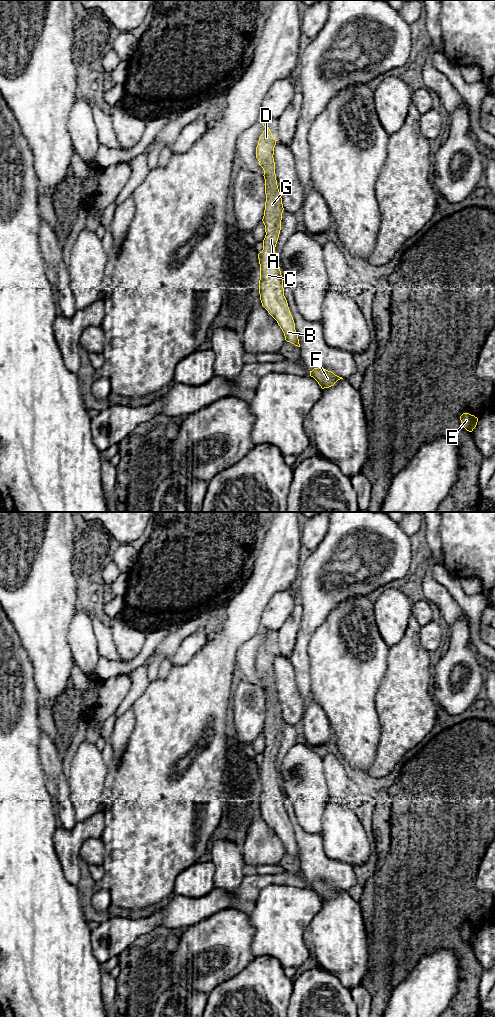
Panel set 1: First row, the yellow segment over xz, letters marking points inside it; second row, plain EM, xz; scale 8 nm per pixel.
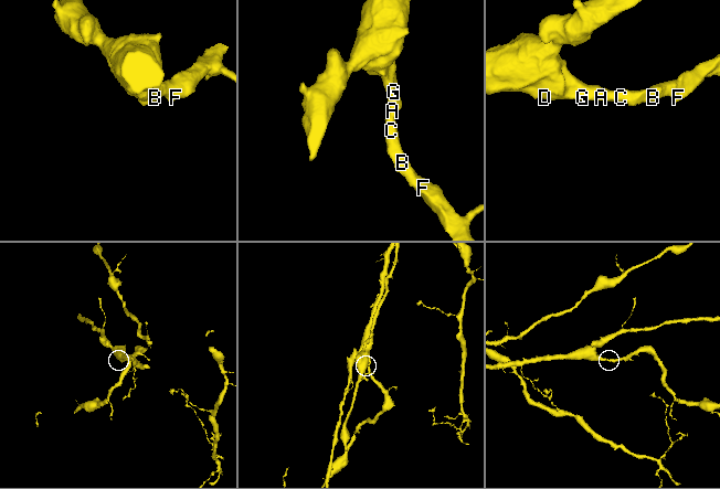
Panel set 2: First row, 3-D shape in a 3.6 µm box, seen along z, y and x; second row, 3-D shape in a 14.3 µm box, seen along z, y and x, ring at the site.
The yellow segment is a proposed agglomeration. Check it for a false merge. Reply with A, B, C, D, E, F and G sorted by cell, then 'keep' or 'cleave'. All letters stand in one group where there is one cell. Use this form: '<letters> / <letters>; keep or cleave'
A B C D E F G; keep

